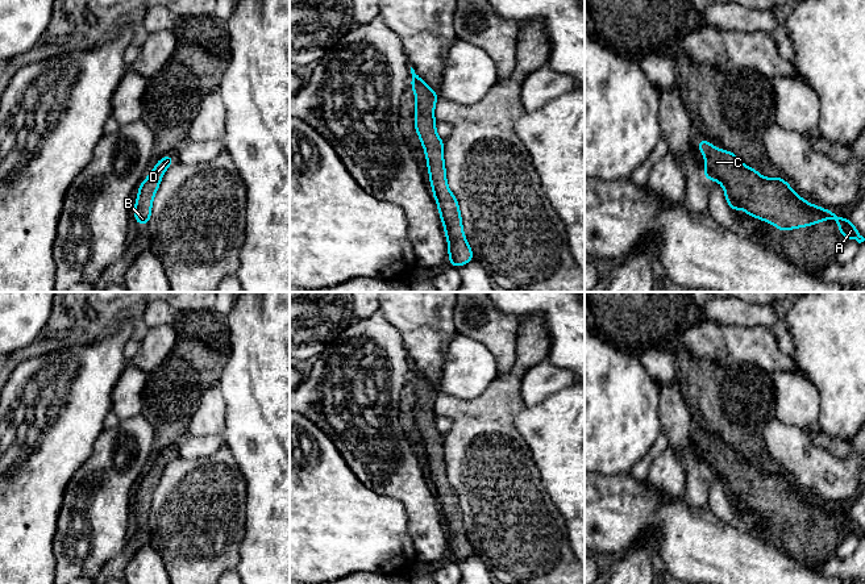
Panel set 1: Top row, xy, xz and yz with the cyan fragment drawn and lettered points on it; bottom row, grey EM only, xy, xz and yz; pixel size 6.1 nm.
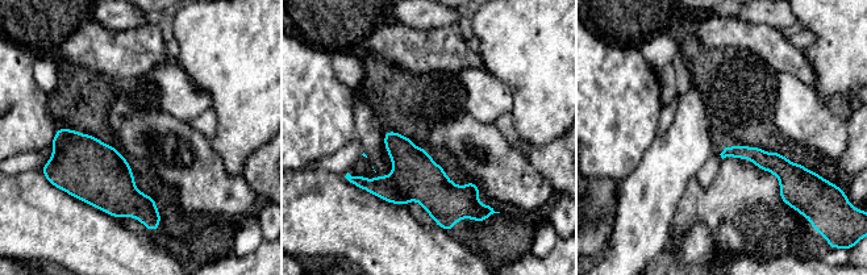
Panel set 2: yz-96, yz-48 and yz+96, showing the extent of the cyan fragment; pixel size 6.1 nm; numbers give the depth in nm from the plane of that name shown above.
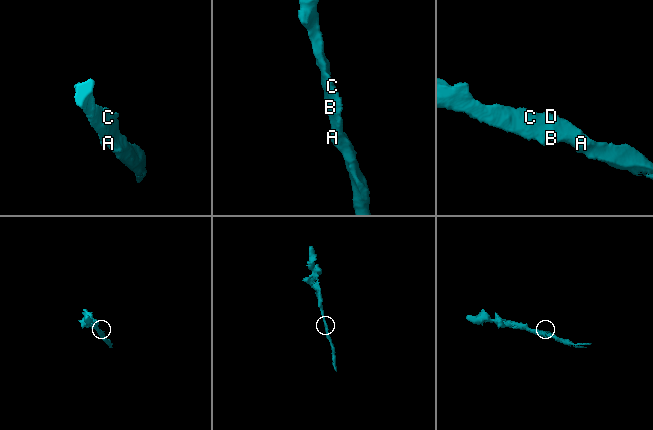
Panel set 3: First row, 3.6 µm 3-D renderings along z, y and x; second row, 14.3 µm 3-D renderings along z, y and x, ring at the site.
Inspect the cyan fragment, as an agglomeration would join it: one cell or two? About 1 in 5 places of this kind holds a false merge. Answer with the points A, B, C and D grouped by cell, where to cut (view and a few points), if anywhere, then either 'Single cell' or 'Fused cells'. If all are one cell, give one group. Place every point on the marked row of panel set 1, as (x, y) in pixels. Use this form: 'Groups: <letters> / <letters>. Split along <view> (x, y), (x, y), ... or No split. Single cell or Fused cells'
Groups: A B C D. No split. Single cell

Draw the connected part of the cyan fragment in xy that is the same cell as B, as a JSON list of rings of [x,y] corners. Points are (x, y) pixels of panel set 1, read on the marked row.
[[[174,155],[162,157],[150,175],[140,184],[138,197],[134,203],[134,220],[138,225],[149,224],[154,195],[165,171],[172,164],[174,159]]]

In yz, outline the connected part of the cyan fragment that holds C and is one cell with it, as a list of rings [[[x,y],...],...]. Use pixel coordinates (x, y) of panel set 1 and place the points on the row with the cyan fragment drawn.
[[[699,139],[698,149],[706,158],[706,180],[718,180],[721,184],[725,201],[733,213],[743,208],[748,216],[774,224],[779,231],[815,225],[833,217],[844,239],[854,238],[858,243],[865,241],[849,218],[807,203],[783,179],[761,178],[757,170],[740,162],[735,153],[714,147],[707,139]]]

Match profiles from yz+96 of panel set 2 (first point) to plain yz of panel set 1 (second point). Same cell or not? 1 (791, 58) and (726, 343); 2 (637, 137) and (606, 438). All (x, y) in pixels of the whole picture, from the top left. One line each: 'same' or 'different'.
1: same
2: same

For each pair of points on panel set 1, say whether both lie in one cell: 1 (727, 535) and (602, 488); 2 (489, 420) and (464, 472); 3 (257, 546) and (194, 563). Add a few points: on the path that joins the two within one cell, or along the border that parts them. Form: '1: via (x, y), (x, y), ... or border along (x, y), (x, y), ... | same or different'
1: via (695, 535), (686, 535), (666, 520), (633, 510) | same
2: via (483, 433), (483, 453), (477, 459) | same
3: border along (246, 521), (240, 546), (240, 562), (235, 570) | different

